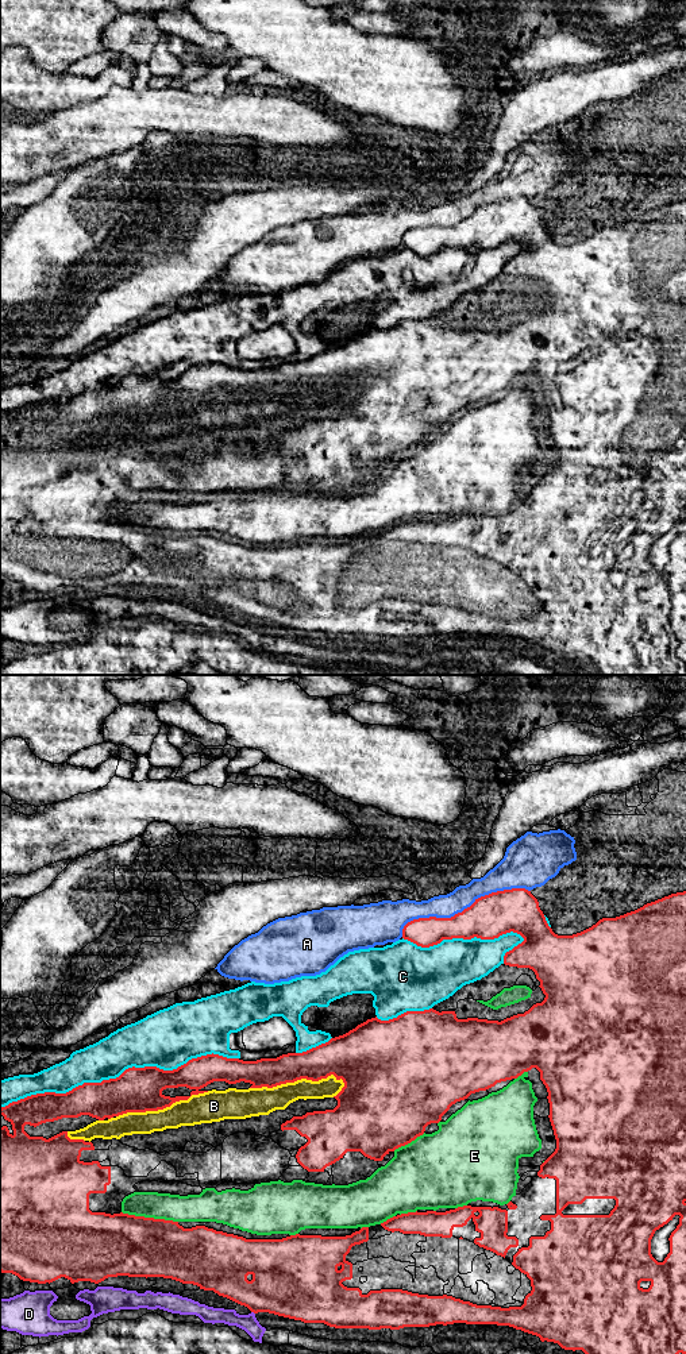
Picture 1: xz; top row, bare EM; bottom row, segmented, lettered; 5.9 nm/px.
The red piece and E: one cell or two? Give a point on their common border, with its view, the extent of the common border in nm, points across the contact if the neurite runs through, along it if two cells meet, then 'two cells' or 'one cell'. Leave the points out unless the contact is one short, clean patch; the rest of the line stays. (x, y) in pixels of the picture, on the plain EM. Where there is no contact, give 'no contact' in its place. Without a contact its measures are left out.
xz (150, 527) | 340 nm | two cells

